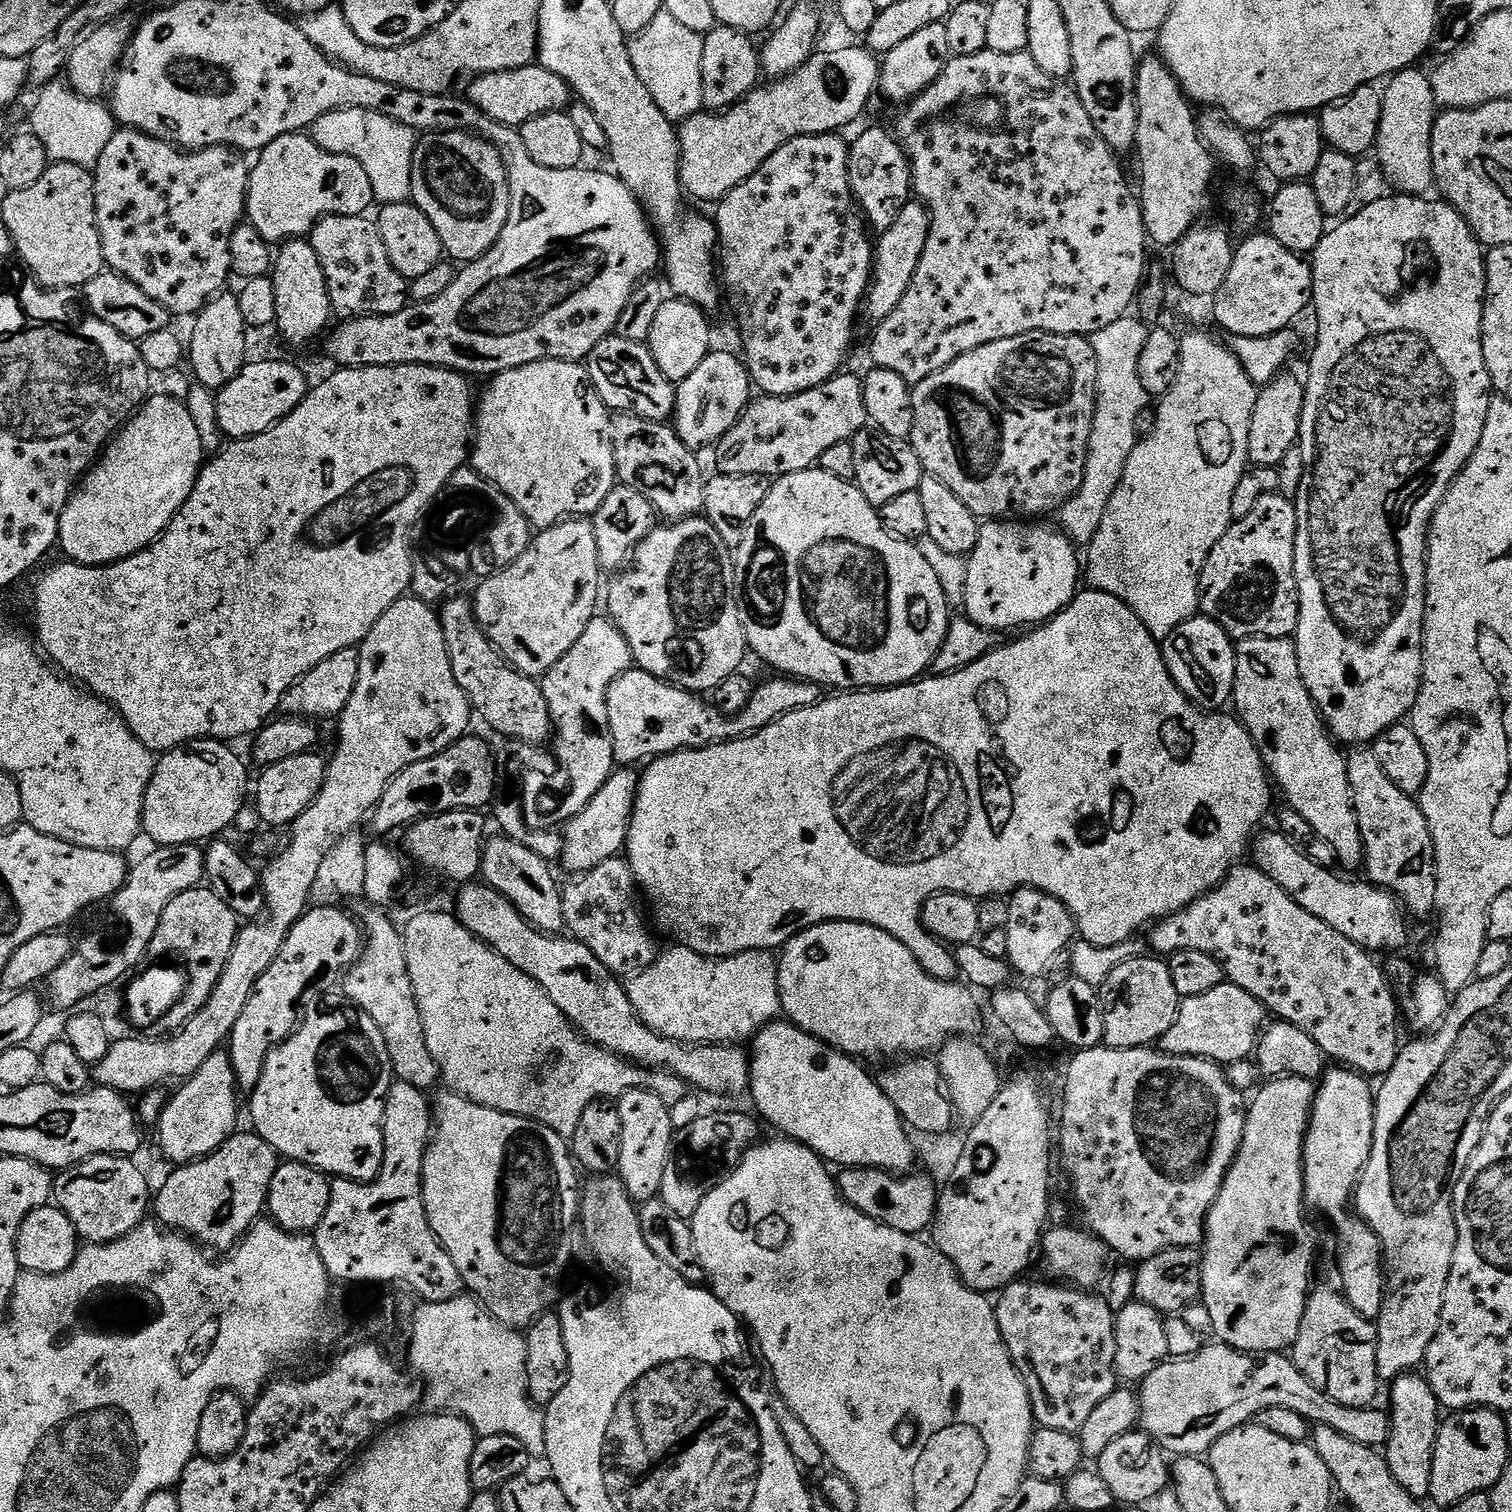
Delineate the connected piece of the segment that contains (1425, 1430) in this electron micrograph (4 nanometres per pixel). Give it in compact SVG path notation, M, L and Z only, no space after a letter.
M1405 1374L1391 1381L1392 1432L1382 1455L1390 1466L1390 1474L1398 1478L1398 1486L1402 1486L1402 1490L1406 1490L1411 1496L1424 1498L1430 1490L1430 1474L1434 1470L1434 1446L1442 1423L1442 1409L1434 1390L1430 1390L1427 1379L1423 1375L1416 1375L1420 1374Z

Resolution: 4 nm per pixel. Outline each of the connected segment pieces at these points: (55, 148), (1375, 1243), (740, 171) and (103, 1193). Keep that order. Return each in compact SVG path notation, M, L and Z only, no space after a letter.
M67 82L50 83L39 89L37 96L40 97L32 108L30 130L42 138L49 161L95 169L98 158L102 158L102 150L106 150L110 138L114 138L118 130L118 121L111 107L91 96L80 96Z
M1332 1067L1325 1071L1319 1081L1316 1097L1312 1103L1312 1117L1308 1119L1308 1132L1304 1135L1304 1198L1311 1211L1313 1208L1314 1211L1328 1216L1329 1222L1336 1227L1336 1240L1340 1243L1341 1282L1339 1283L1342 1285L1344 1295L1348 1297L1354 1310L1358 1310L1363 1316L1376 1318L1379 1317L1386 1295L1386 1269L1382 1263L1380 1240L1373 1234L1371 1226L1365 1224L1359 1215L1350 1211L1356 1186L1360 1182L1361 1174L1364 1173L1372 1149L1376 1117L1374 1088L1373 1085L1368 1085L1371 1083L1361 1073L1354 1072L1349 1067Z
M860 46L860 48L836 48L833 52L823 52L817 50L812 53L812 57L802 65L801 68L796 69L795 72L789 72L787 76L781 76L773 79L769 88L765 86L758 86L750 95L739 100L733 108L722 112L710 112L701 110L697 116L691 116L686 121L679 125L678 135L680 137L680 182L689 197L693 196L696 200L712 200L711 202L719 202L722 197L730 190L734 190L734 186L738 186L746 178L750 178L750 174L754 174L758 170L758 166L762 166L762 162L766 162L776 153L780 147L786 142L790 142L799 136L822 136L825 134L836 134L844 128L847 124L852 124L864 112L864 107L868 104L868 99L872 95L877 95L878 85L880 83L880 66L881 61L878 59L877 53L868 51L867 47Z
M95 1156L75 1164L73 1168L63 1169L54 1180L54 1204L61 1208L76 1228L76 1235L88 1244L109 1244L145 1223L150 1212L150 1188L142 1169L136 1165L135 1159L127 1156Z

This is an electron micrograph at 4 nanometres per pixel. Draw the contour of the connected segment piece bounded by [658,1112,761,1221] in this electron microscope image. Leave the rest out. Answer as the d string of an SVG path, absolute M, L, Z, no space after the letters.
M712 1112L673 1131L670 1162L666 1162L666 1170L662 1173L658 1199L670 1206L678 1218L691 1221L698 1206L702 1206L702 1198L706 1198L713 1186L725 1180L739 1166L749 1148L761 1139L761 1121L752 1116L744 1112Z

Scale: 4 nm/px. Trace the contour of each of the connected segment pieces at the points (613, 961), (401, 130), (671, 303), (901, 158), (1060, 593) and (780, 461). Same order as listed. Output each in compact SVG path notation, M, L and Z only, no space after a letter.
M623 855L606 858L606 862L598 862L594 870L581 872L573 880L576 880L573 884L565 883L562 888L565 929L575 939L583 942L590 954L594 954L594 958L598 958L598 962L602 962L602 966L609 968L618 978L631 978L637 972L649 968L656 961L658 947L655 938L648 933L648 924L640 913L640 904L636 901L638 885L627 859Z
M343 108L340 112L331 112L310 129L312 141L330 154L346 154L362 162L362 170L370 178L370 186L376 188L377 205L401 203L402 198L411 197L410 165L418 139L411 128L402 126L377 112L361 108Z
M665 299L662 310L658 310L657 316L654 317L654 326L650 326L646 343L654 362L658 362L658 370L662 370L666 379L679 382L690 378L690 374L694 374L694 370L702 366L708 353L713 351L712 328L708 325L708 320L709 313L688 300Z
M868 128L848 150L848 177L852 183L852 196L871 231L879 234L890 230L902 206L913 199L912 162L899 139L884 128Z
M992 518L981 523L978 542L966 560L968 569L962 608L968 611L965 612L967 619L990 629L993 634L1001 634L1007 628L1039 626L1057 616L1075 598L1076 583L1082 580L1082 560L1076 557L1077 545L1063 531L1053 528L1047 528L1044 522L1021 522L1016 518Z
M837 374L817 388L811 388L797 396L761 395L760 400L753 399L744 409L740 421L715 445L717 469L726 474L758 474L779 478L807 468L815 468L819 465L822 454L830 450L830 446L851 442L866 427L869 419L861 377L844 375Z

